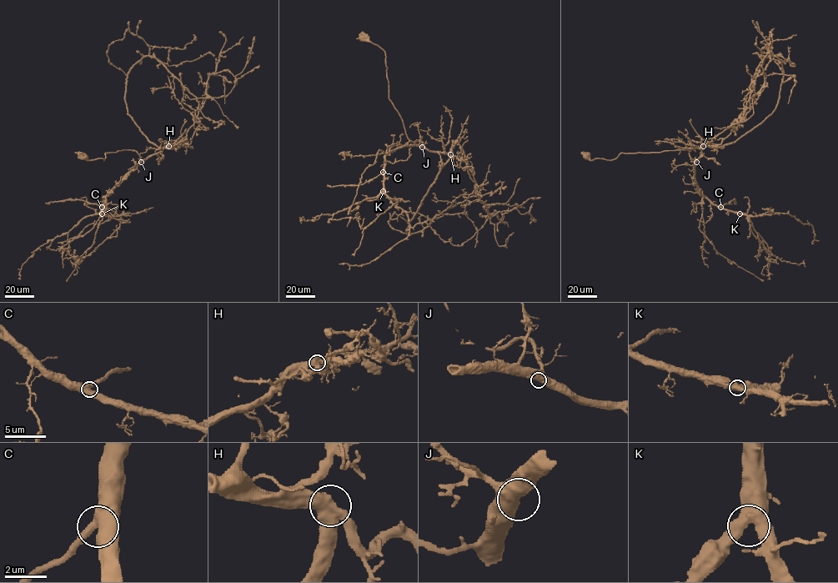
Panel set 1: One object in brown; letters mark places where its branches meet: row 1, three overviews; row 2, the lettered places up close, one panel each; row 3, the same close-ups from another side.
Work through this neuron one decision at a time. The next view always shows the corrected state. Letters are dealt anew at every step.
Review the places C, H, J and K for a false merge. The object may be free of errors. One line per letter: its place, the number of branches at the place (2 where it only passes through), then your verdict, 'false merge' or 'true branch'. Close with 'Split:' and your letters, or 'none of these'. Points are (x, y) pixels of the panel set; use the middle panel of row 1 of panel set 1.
C: at (383, 172); 3 branches meet; true branch
H: at (450, 154); 3 branches meet; true branch
J: at (422, 147); 3 branches meet; true branch
K: at (383, 191); 3 branches meet; true branch
Split: none of these

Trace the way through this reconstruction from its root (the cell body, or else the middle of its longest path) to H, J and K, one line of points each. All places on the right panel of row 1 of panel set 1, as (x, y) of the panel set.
H: (586, 155), (589, 160), (612, 160), (620, 153), (690, 150), (689, 156), (695, 161), (700, 156), (703, 145)
J: (586, 155), (589, 160), (612, 160), (620, 153), (690, 150), (689, 156), (696, 162)
K: (586, 155), (589, 160), (612, 160), (620, 153), (690, 150), (700, 191), (714, 203), (740, 213)

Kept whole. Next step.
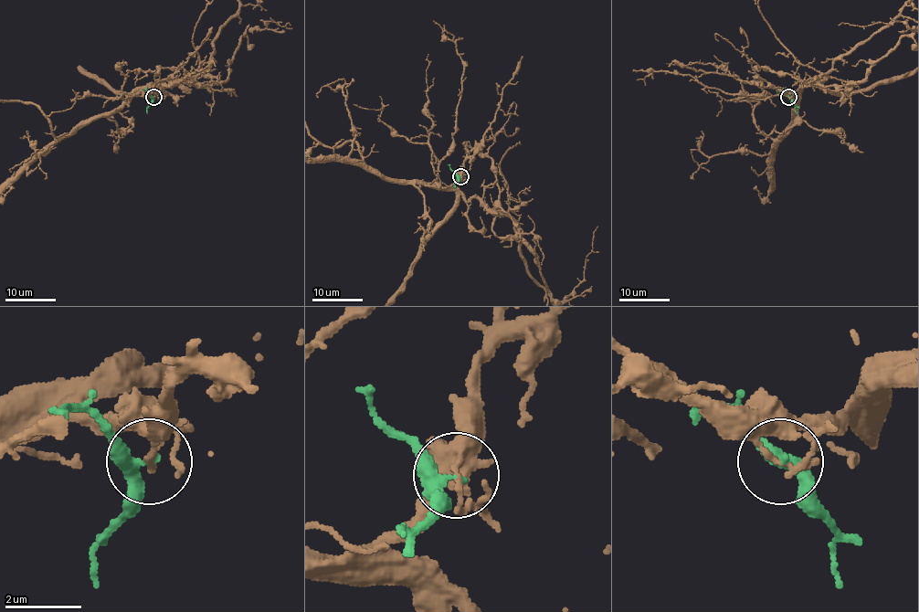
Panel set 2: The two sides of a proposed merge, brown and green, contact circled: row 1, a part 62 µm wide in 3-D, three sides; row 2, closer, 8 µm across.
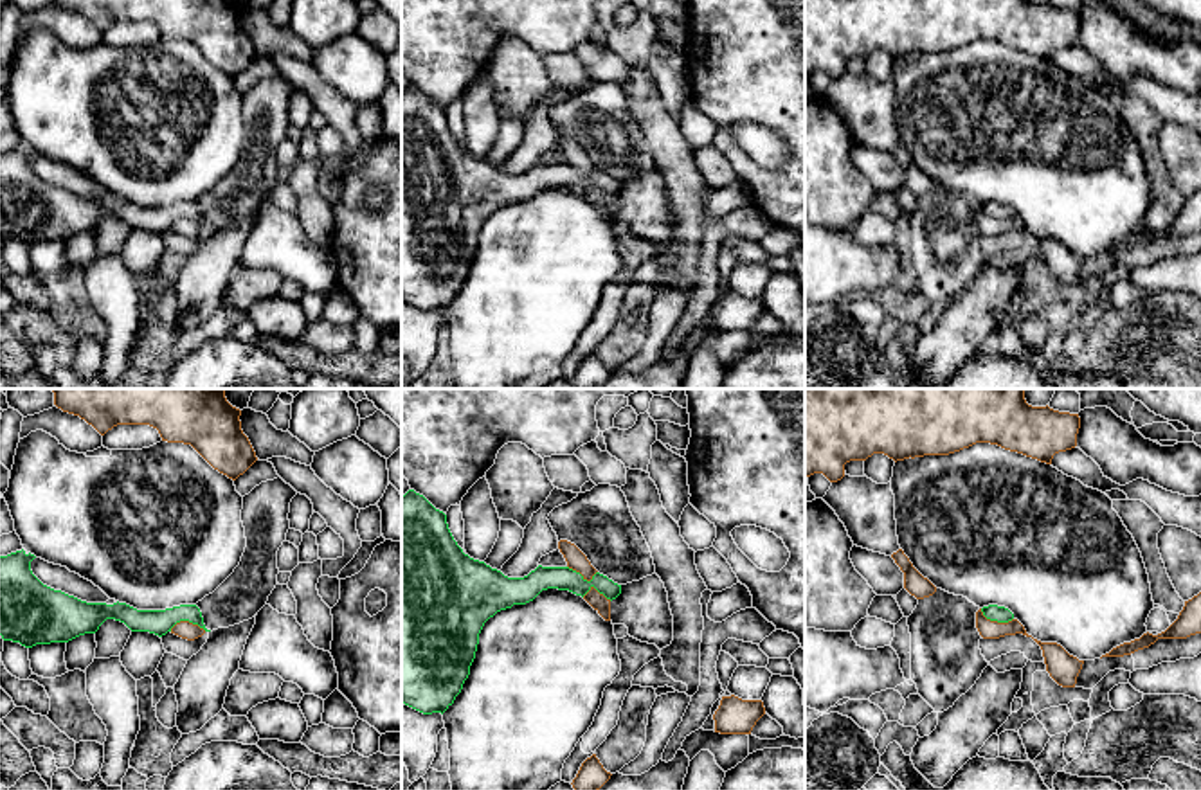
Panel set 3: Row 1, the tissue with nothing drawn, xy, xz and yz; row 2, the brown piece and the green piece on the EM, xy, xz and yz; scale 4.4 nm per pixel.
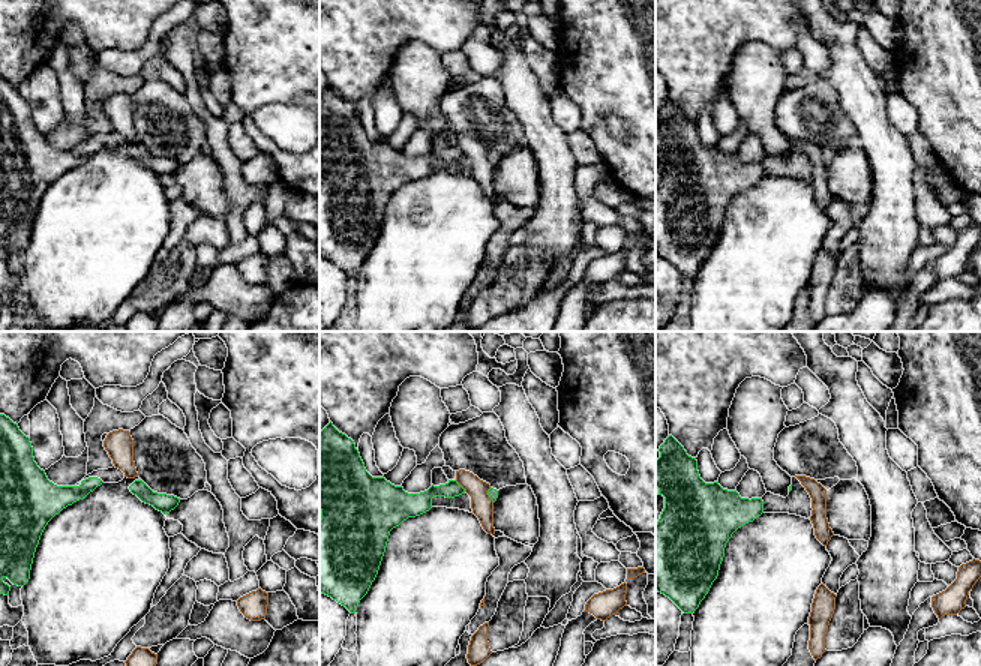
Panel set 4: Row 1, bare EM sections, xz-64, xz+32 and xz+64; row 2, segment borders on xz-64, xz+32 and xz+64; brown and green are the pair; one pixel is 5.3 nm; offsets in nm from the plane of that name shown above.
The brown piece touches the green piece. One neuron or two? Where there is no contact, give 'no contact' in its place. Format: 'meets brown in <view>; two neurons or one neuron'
meets brown in xy; two neurons

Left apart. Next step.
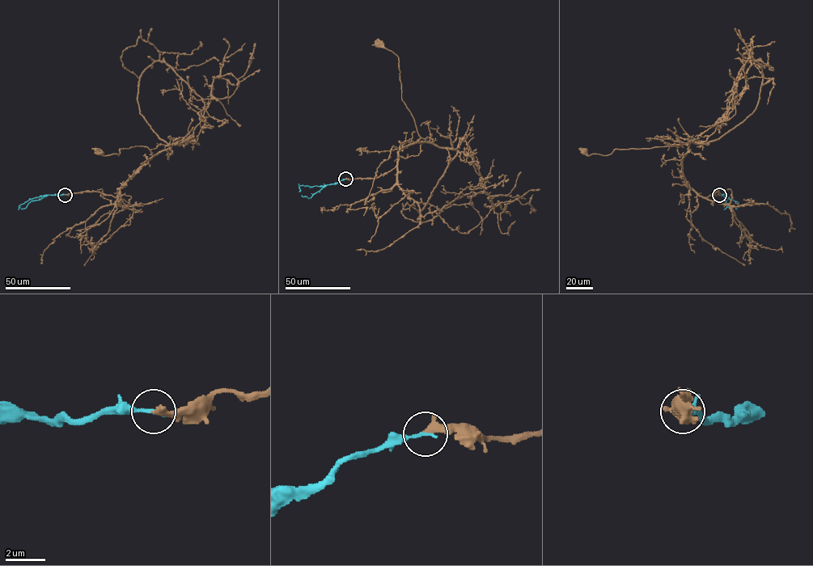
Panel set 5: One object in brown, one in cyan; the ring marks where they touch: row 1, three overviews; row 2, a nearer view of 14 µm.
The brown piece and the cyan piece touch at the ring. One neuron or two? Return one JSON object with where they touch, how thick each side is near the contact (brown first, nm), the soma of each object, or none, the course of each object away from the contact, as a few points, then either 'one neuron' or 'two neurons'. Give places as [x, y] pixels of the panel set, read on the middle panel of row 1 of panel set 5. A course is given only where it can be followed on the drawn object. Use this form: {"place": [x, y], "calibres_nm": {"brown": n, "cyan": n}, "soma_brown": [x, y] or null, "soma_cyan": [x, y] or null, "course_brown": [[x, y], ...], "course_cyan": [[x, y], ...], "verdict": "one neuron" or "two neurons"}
{"place": [345, 179], "calibres_nm": {"brown": 320, "cyan": 220}, "soma_brown": [378, 44], "soma_cyan": null, "course_brown": [[345, 179], [378, 178], [396, 166], [404, 147], [433, 142], [418, 135], [402, 99], [398, 57], [378, 44]], "course_cyan": [[345, 179], [323, 186], [302, 185], [299, 192]], "verdict": "one neuron"}

